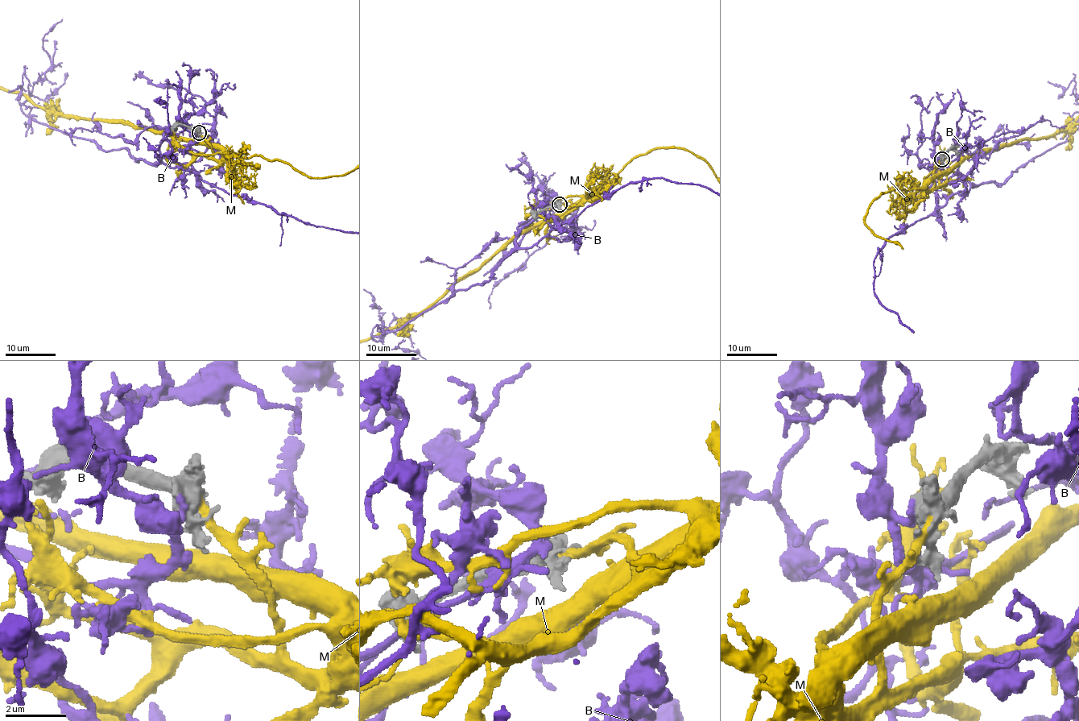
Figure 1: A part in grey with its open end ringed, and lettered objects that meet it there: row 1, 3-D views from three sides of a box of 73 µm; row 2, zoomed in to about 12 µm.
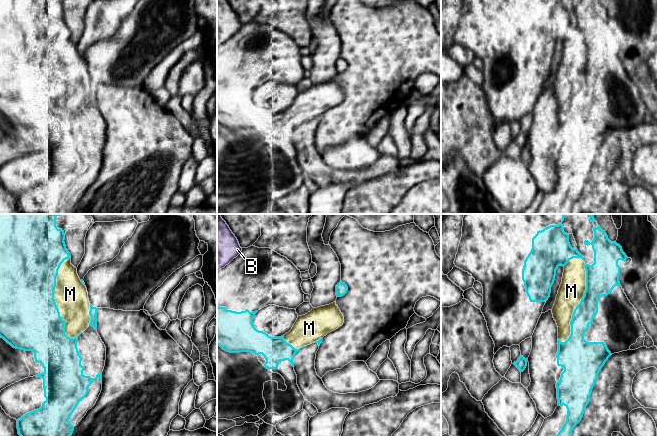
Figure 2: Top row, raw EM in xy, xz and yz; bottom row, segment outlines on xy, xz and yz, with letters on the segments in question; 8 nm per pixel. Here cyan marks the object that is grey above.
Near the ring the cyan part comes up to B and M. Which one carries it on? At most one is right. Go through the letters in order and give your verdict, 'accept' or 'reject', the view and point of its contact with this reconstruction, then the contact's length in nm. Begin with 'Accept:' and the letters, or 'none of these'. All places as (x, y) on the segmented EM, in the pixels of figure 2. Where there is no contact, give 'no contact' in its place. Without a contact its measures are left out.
Accept: M
B: reject; no contact
M: accept; meets cyan in xy at (54, 299); contact 650 nm long

